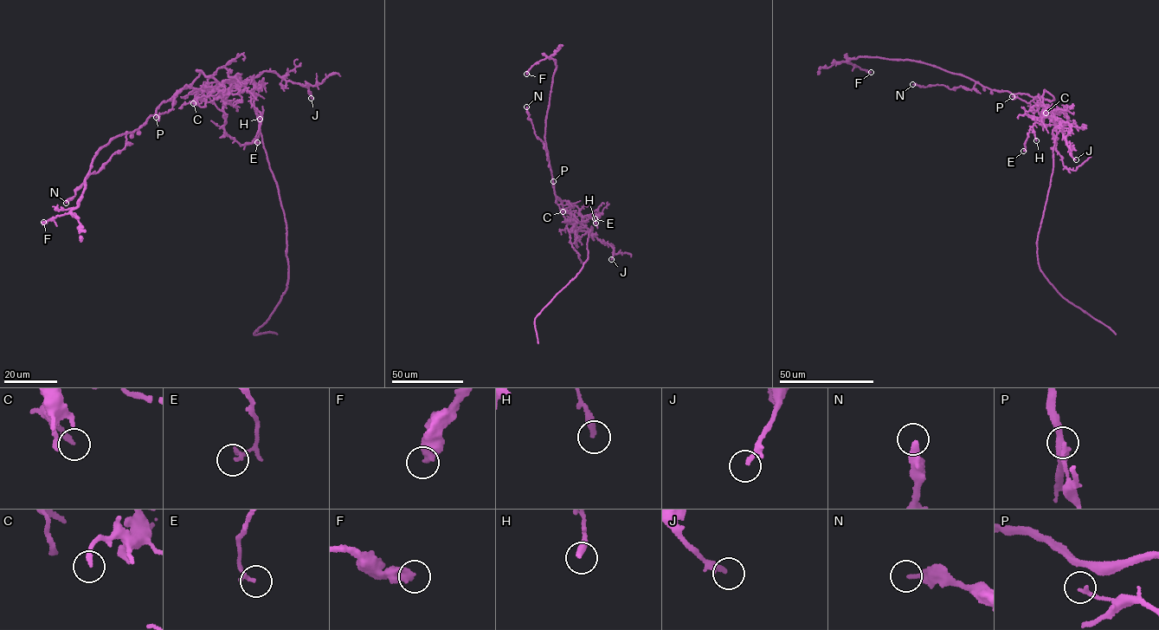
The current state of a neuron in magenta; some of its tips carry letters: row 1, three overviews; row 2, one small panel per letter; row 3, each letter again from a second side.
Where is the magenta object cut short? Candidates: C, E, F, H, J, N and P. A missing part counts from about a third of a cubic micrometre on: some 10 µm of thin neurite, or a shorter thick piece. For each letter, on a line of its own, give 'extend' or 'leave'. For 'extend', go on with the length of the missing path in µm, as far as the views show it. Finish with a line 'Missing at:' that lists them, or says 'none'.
C: leave
E: leave
F: leave
H: leave
J: leave
N: leave
P: leave
Missing at: none

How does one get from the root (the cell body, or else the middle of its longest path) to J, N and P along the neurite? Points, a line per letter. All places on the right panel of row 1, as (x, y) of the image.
J: (1053, 118), (1068, 122), (1070, 129), (1066, 142), (1070, 155), (1076, 159)
N: (1053, 118), (1039, 94), (1035, 97), (1011, 94), (976, 82), (969, 89), (912, 84)
P: (1053, 118), (1039, 94), (1027, 103), (1012, 96)

